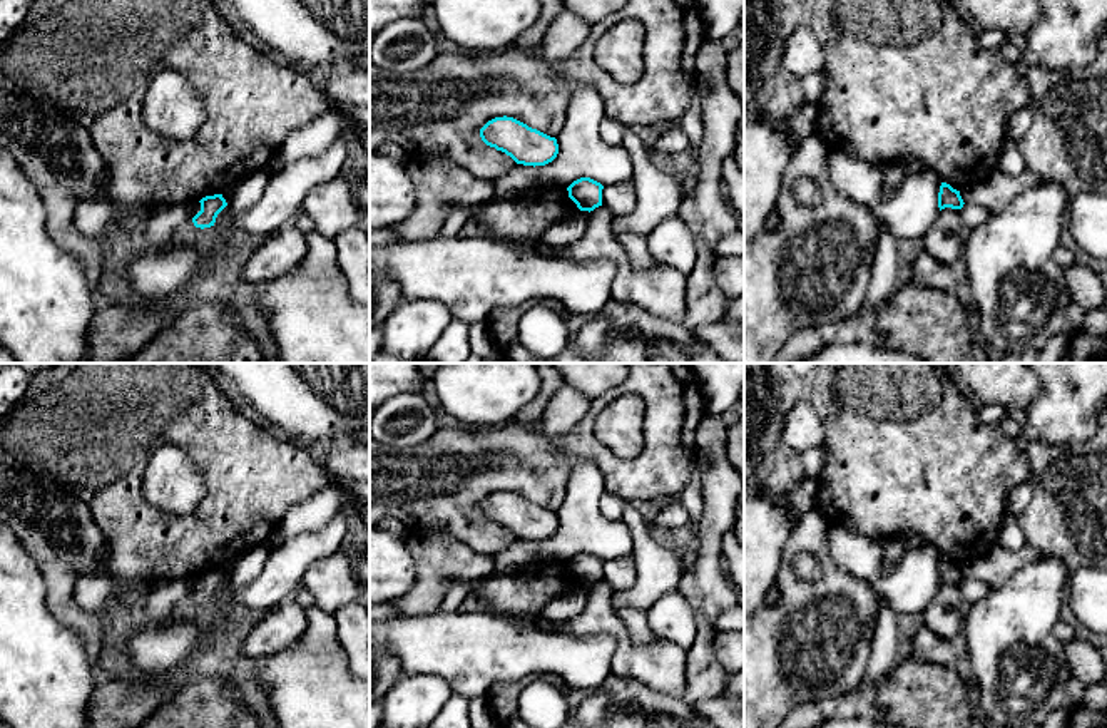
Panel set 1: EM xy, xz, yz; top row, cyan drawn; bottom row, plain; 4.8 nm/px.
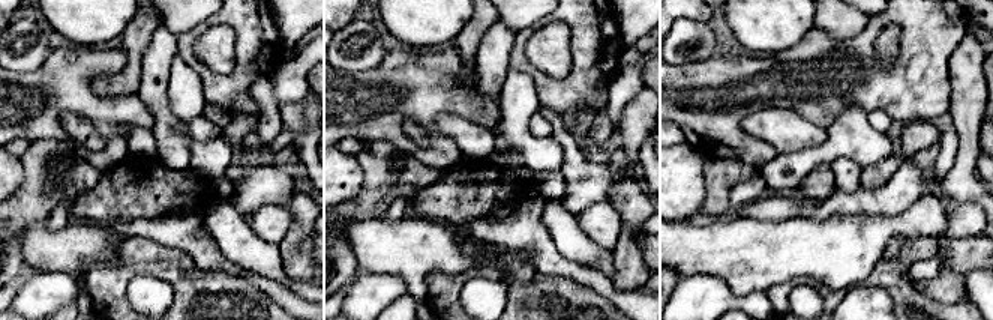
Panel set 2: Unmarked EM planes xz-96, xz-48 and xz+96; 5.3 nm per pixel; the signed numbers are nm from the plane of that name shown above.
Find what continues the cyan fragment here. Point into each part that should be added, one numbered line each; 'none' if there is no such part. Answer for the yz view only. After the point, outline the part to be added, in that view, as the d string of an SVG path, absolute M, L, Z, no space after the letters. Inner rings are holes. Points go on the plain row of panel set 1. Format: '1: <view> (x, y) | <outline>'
none

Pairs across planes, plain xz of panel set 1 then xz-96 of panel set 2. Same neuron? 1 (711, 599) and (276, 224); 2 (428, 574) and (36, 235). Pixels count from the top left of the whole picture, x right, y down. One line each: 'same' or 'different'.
1: different
2: different

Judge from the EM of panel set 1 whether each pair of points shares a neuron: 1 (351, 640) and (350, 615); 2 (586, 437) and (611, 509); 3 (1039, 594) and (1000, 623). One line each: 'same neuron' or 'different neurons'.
1: same neuron
2: different neurons
3: same neuron

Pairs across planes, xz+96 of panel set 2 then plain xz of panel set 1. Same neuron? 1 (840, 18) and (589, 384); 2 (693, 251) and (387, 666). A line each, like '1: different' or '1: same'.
1: different
2: different

